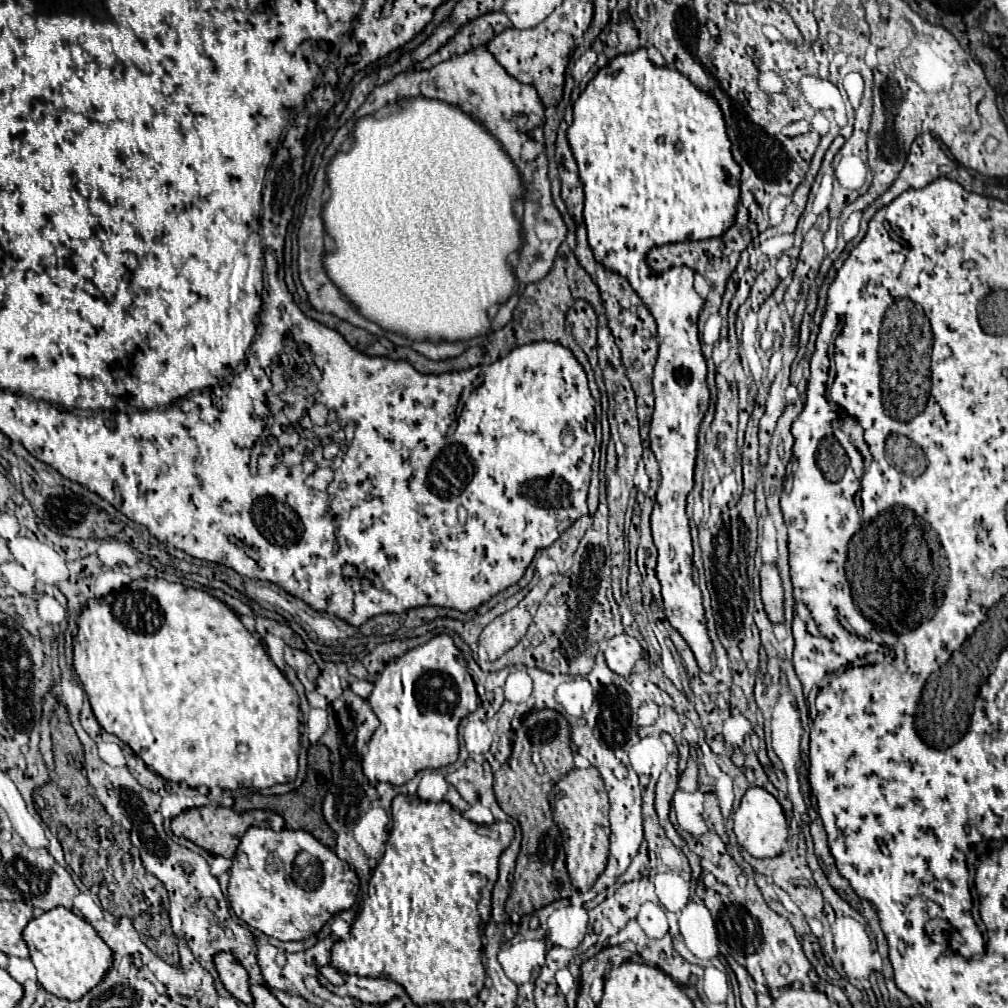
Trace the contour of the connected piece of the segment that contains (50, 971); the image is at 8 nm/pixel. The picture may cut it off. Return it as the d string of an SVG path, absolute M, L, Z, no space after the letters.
M54 908L30 920L24 928L24 942L30 948L30 960L38 972L38 984L50 994L66 1000L80 1000L88 994L110 970L114 952L98 936L98 932L68 908Z

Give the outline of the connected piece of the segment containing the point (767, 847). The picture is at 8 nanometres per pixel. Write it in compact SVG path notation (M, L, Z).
M750 786L740 802L740 808L734 814L734 834L738 838L738 844L748 854L752 854L756 858L776 856L788 836L788 822L784 818L784 812L782 812L782 806L778 804L778 800L764 788Z

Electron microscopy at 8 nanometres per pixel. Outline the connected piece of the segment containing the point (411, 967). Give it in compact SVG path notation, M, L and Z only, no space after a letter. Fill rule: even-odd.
M398 794L394 800L392 800L392 832L390 832L390 838L386 842L386 852L382 856L382 860L376 864L376 868L372 870L372 878L368 882L368 898L364 900L364 906L360 910L360 914L356 916L354 924L352 924L352 930L350 930L350 938L348 940L340 940L332 946L332 966L338 968L340 972L346 972L346 974L356 974L356 976L368 976L368 978L390 978L394 982L398 982L410 996L410 1000L416 1004L416 1006L426 1006L426 1004L432 1004L432 1002L466 1002L474 996L478 996L478 992L482 990L484 986L484 978L486 978L486 972L484 972L484 966L482 966L482 958L480 958L480 952L482 952L482 942L480 942L480 936L490 920L490 896L492 896L492 888L494 888L494 882L498 878L498 858L500 854L510 846L514 838L514 826L510 822L498 822L496 824L496 830L490 830L490 826L482 826L474 824L470 820L466 820L460 811L454 810L448 802L438 802L438 804L432 804L432 802L422 802L418 796L406 796L406 794Z

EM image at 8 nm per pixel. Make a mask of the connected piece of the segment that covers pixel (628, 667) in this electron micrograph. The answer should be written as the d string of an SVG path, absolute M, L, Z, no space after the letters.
M628 634L612 636L604 650L608 668L624 678L628 678L632 674L632 668L640 656L642 656L642 646L638 644L636 638L628 636Z

